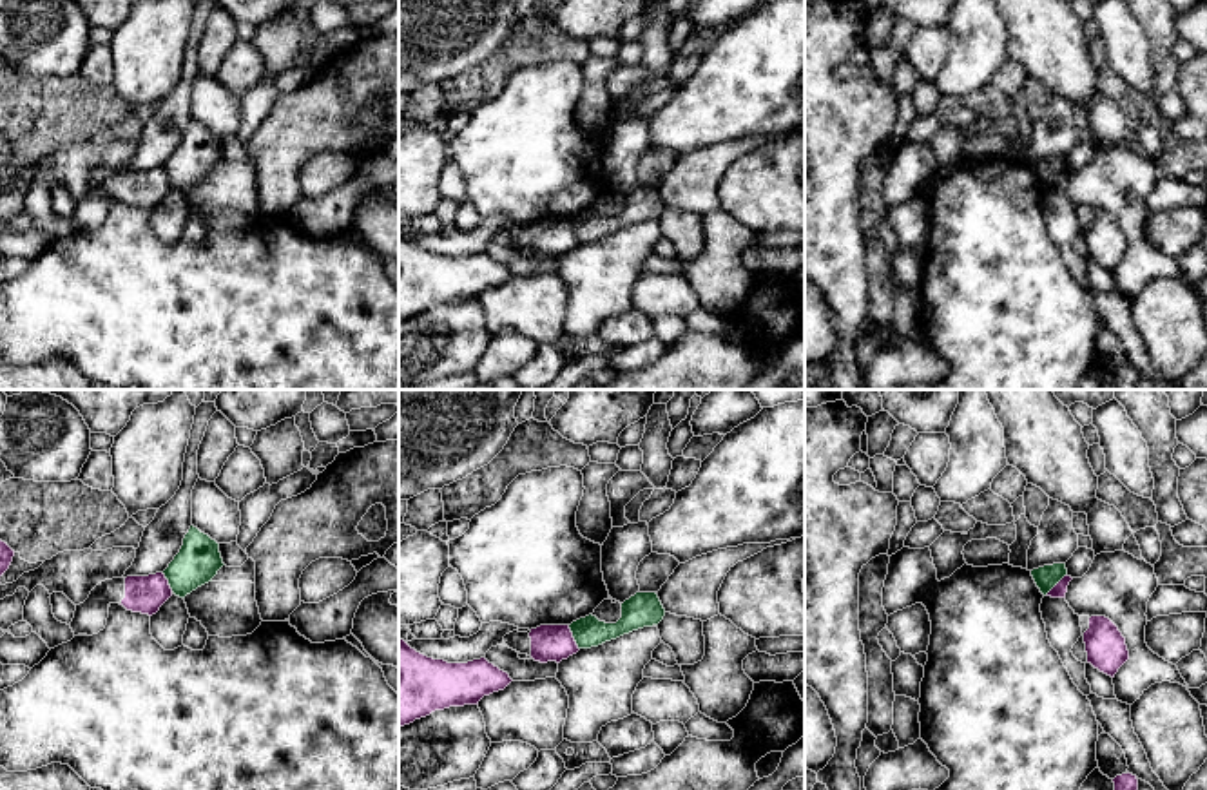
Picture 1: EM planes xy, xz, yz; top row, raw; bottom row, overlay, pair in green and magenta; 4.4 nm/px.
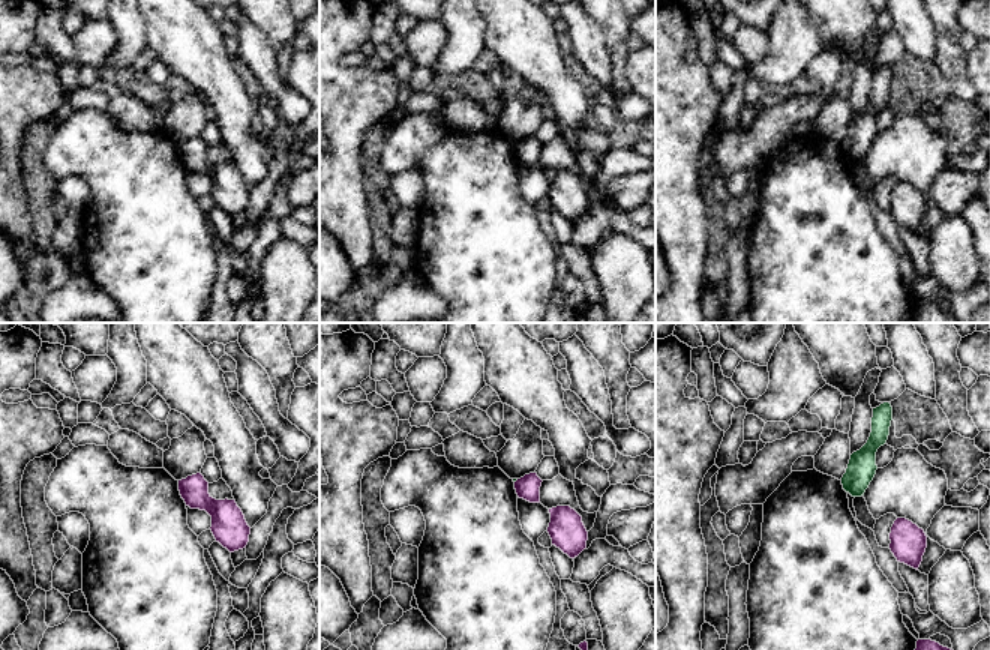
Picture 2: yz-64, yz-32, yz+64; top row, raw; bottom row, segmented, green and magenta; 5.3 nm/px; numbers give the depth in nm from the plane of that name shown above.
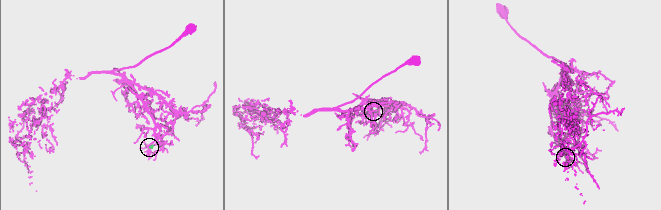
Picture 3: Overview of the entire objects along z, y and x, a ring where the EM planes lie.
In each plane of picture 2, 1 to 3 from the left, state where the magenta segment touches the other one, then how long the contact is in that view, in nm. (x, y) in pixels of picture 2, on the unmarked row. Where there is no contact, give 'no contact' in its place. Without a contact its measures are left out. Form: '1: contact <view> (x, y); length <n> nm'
1: no contact
2: no contact
3: no contact

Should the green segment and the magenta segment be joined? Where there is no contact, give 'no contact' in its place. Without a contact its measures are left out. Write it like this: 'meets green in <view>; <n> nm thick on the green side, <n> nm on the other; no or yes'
meets green in xz; 140 nm thick on the green side, 160 nm on the other; no

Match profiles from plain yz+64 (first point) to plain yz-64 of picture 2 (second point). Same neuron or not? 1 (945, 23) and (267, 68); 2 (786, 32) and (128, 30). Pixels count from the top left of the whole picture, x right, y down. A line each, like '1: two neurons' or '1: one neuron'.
1: two neurons
2: one neuron

